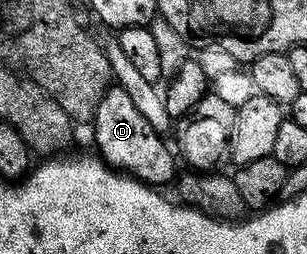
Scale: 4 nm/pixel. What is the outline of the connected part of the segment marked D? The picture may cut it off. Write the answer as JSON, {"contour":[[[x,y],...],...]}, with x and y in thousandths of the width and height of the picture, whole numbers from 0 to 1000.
{"contour":[[[388,335],[355,339],[352,362],[332,382],[332,398],[319,398],[319,429],[300,465],[293,512],[300,512],[303,539],[313,543],[316,587],[309,583],[309,591],[319,598],[322,622],[336,626],[355,657],[394,681],[414,681],[430,701],[453,705],[456,717],[485,728],[524,728],[521,720],[547,717],[557,724],[577,701],[577,614],[567,606],[567,594],[567,614],[560,614],[557,587],[534,567],[534,551],[541,551],[537,535],[511,520],[498,492],[489,492],[489,480],[479,476],[476,461],[436,413],[433,386],[420,378],[410,350]]]}

